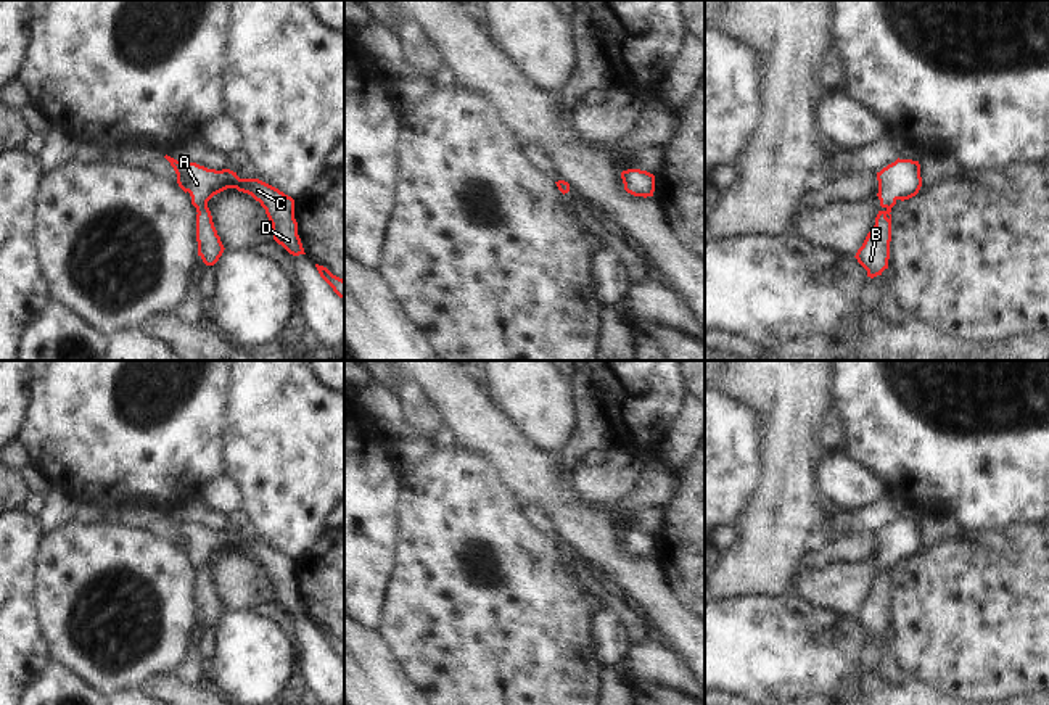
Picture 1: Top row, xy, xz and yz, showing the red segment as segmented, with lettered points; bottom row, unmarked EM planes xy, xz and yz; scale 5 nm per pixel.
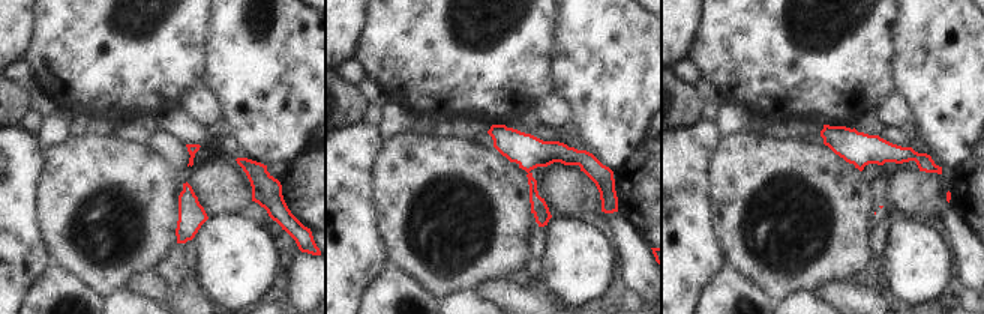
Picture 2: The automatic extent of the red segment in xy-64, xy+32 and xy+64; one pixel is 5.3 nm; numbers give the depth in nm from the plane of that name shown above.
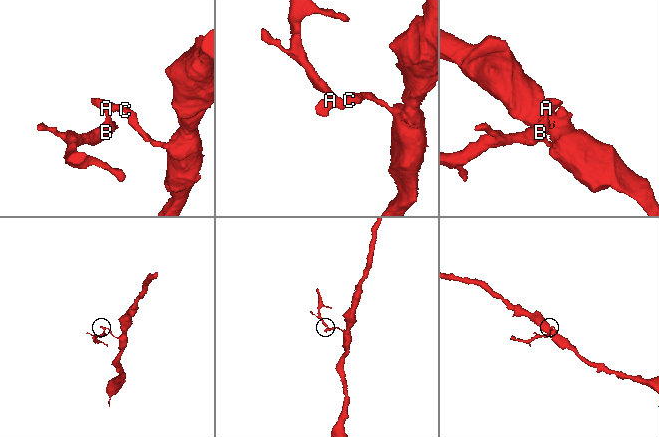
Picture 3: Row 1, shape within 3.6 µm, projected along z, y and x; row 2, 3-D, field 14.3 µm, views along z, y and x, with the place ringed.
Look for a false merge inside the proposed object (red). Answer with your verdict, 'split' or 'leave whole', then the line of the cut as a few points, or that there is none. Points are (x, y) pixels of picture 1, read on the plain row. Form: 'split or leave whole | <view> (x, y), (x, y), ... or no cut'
split | xy (206, 564), (197, 568)

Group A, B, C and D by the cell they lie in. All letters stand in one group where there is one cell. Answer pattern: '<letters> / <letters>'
A C D / B

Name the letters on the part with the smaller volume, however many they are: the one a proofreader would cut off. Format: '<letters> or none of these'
B

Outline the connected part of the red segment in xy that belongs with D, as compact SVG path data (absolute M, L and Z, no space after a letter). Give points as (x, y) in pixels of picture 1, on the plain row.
M167 515L164 518L174 528L179 547L190 554L195 568L208 565L214 555L227 549L237 549L251 555L265 570L272 584L274 600L278 605L293 616L306 615L298 596L294 560L291 557L259 539L240 539L230 530L216 531L196 523L177 522Z

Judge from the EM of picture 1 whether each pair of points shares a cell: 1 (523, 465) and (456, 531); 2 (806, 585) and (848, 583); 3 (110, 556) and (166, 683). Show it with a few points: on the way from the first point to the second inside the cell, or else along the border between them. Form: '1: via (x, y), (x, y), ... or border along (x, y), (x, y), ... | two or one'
1: border along (481, 454), (509, 491) | two
2: via (816, 585), (839, 585) | one
3: border along (164, 673), (150, 676), (139, 688) | two

